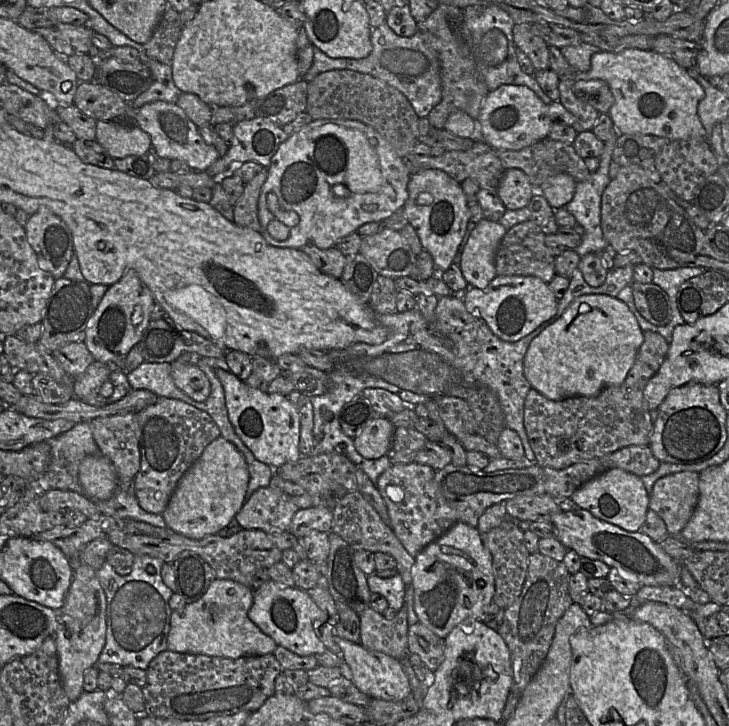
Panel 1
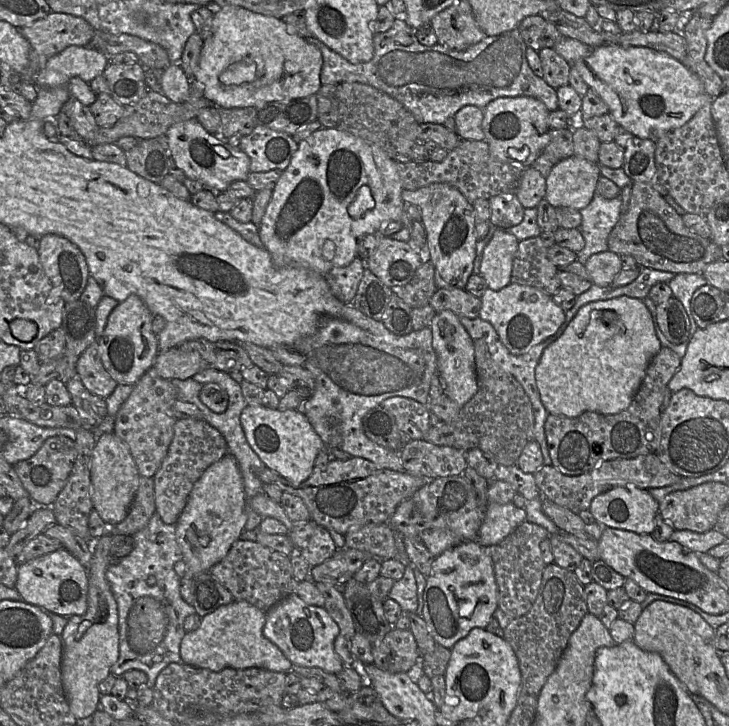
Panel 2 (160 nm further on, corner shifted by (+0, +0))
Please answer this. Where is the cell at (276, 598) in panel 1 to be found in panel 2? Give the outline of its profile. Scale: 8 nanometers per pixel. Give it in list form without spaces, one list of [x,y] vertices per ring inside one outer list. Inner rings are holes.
[[[290,593],[266,612],[263,634],[293,665],[317,667],[335,675],[344,668],[343,661],[334,649],[334,642],[339,634],[338,624],[324,607],[309,605],[295,593]]]

